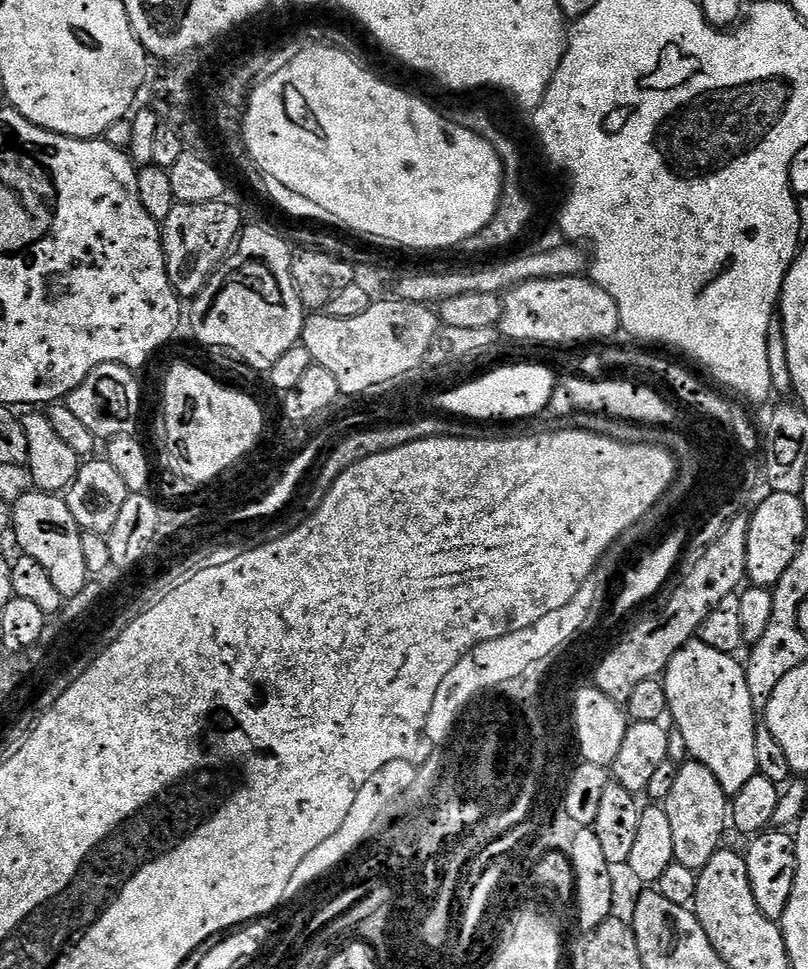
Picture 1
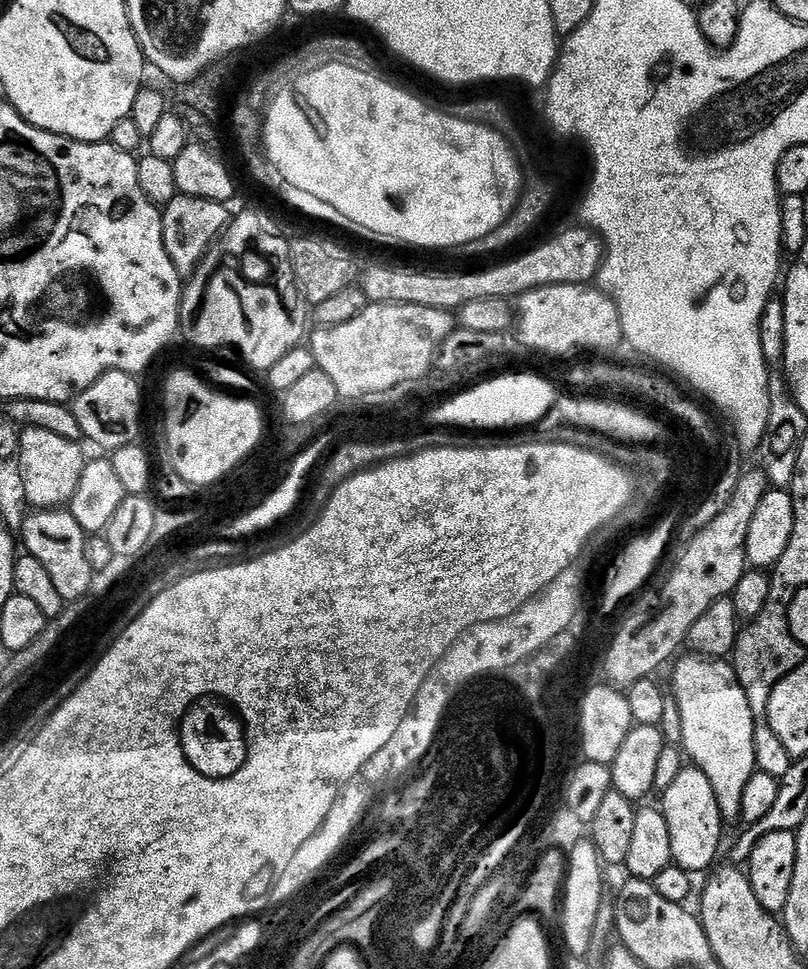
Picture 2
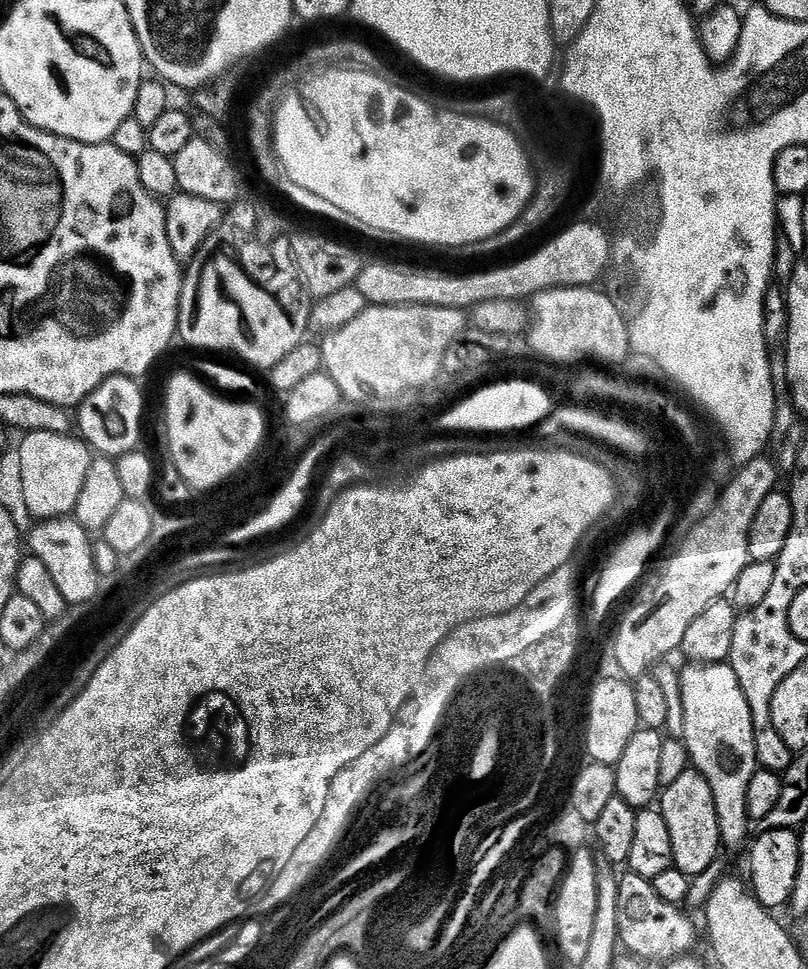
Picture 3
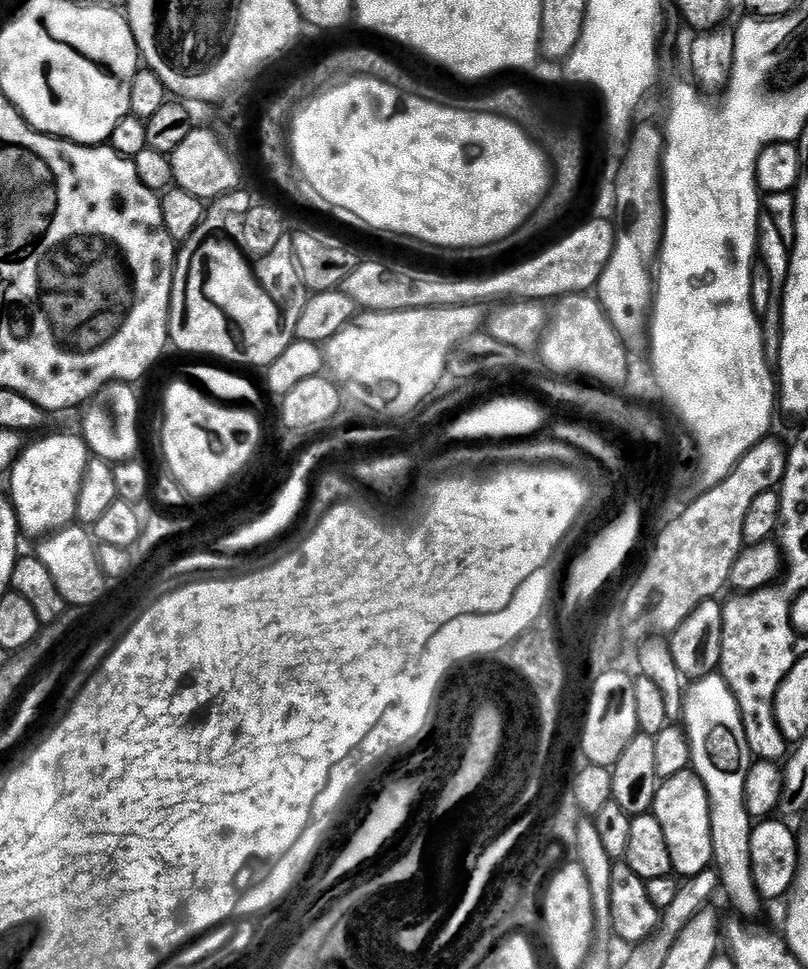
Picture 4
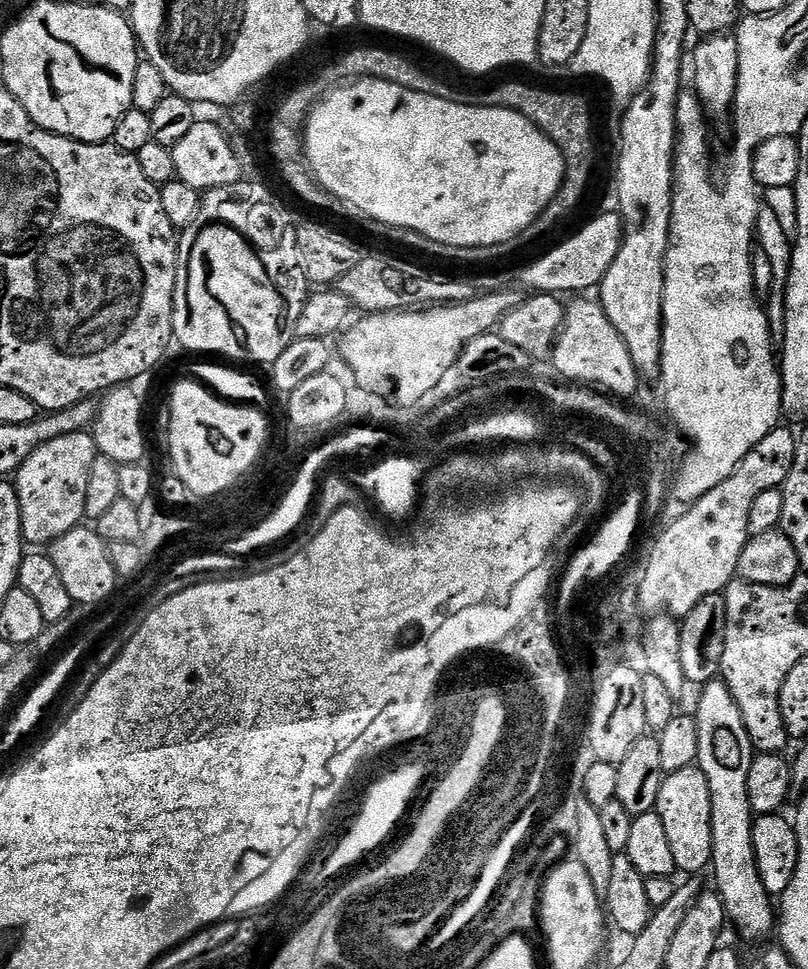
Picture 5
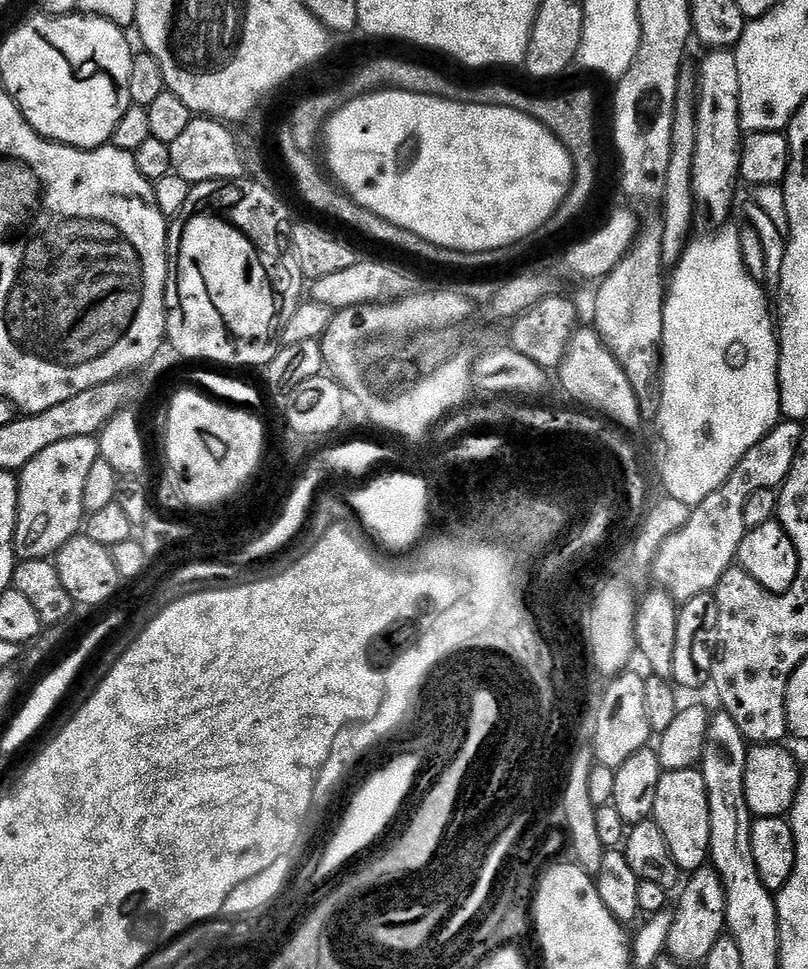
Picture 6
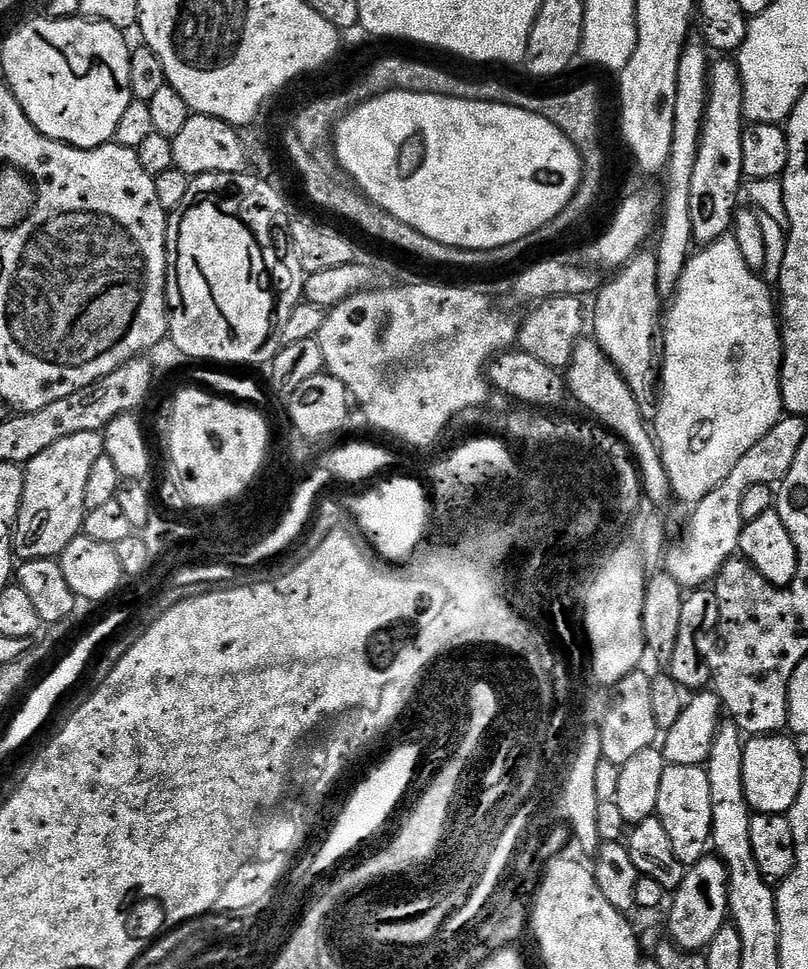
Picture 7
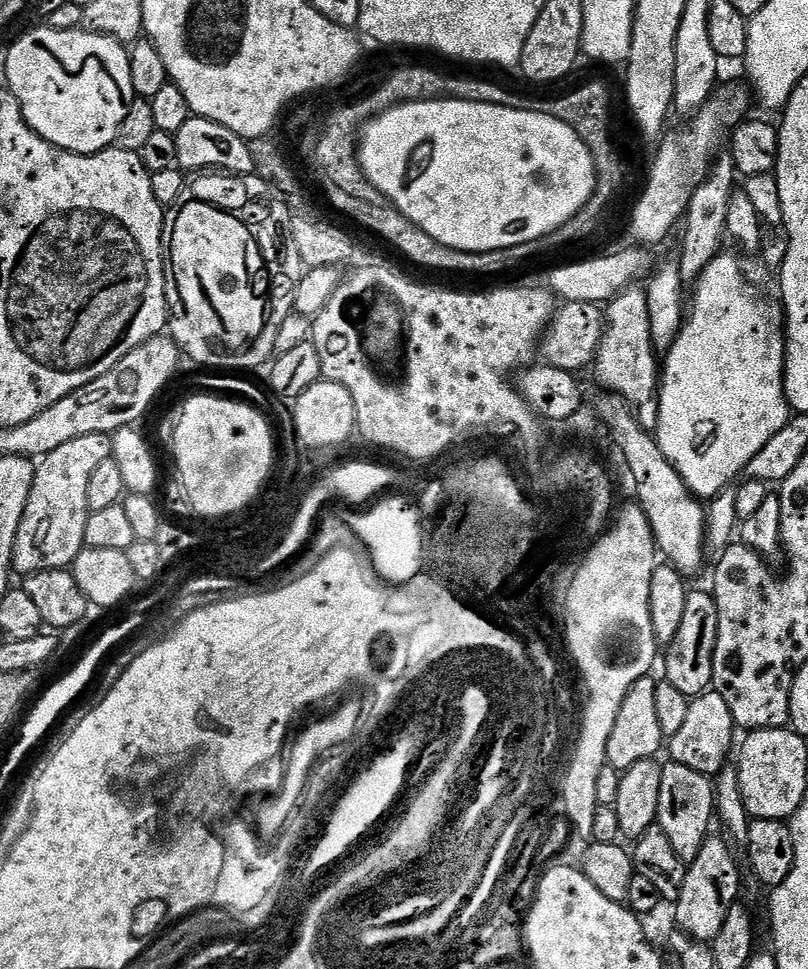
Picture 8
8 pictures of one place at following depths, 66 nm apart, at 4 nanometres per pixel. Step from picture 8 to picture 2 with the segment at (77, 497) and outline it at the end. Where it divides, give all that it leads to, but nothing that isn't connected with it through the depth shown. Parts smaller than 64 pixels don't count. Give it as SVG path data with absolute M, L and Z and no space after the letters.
M25 427L20 434L18 459L25 476L27 503L36 510L60 510L78 490L78 478L86 463L86 455L77 442L59 437L48 429Z

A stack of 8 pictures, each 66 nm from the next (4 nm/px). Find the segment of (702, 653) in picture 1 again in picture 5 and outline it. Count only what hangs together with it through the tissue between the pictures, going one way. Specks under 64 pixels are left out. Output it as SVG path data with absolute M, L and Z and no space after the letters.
M723 682L703 685L700 701L696 704L694 719L698 726L698 767L706 774L706 782L710 786L712 799L712 863L710 872L716 875L715 891L724 903L724 915L734 927L740 931L744 940L764 940L773 935L778 924L778 912L774 907L773 897L768 895L766 886L762 886L762 878L758 874L758 866L754 862L754 838L752 825L754 813L748 797L748 775L754 759L752 739L740 717L738 706Z

